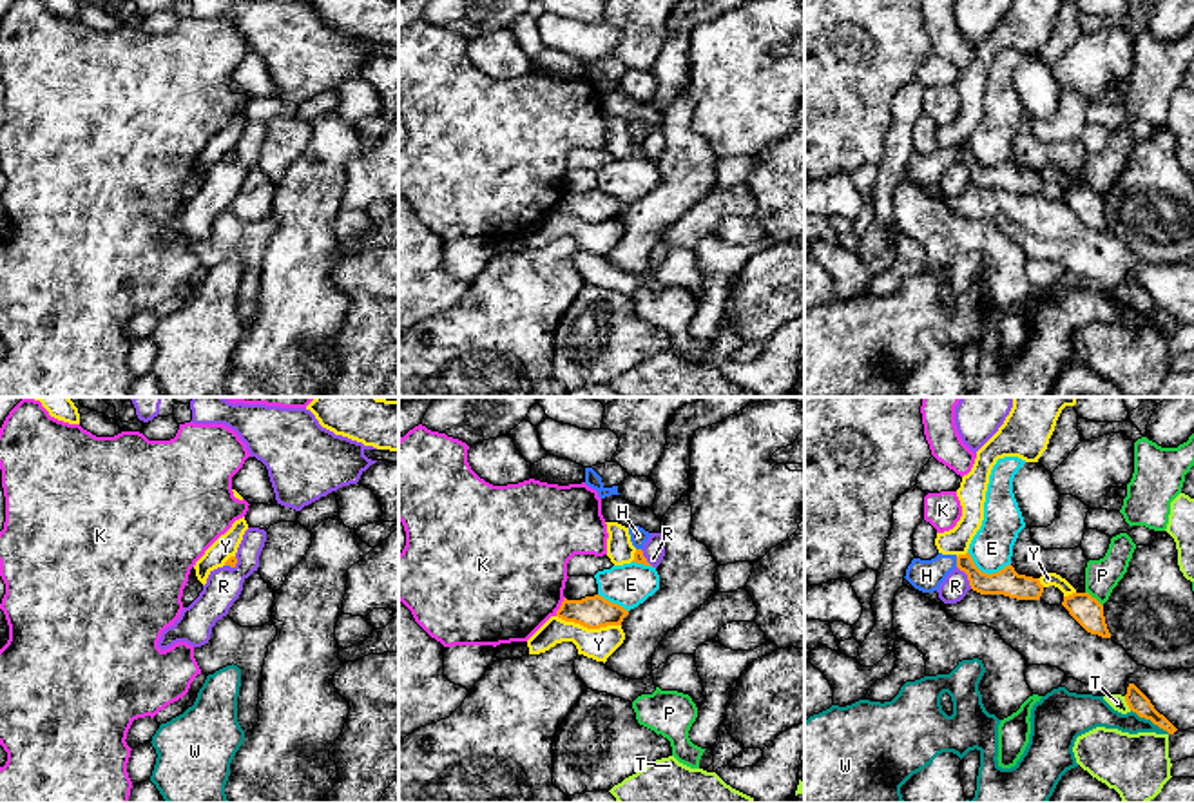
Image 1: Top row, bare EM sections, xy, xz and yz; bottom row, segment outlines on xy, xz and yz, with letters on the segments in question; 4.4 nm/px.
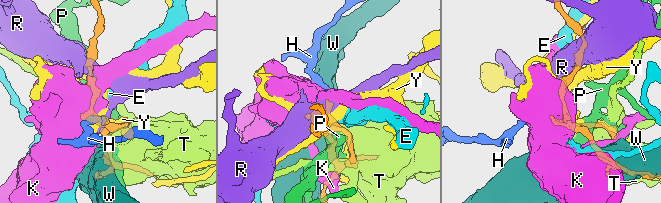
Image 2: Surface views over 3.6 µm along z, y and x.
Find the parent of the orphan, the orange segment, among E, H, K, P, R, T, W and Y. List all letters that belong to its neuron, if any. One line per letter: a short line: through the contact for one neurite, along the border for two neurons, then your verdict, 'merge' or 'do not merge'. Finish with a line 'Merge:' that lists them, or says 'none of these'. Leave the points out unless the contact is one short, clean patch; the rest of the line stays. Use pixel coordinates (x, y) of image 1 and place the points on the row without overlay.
E: do not merge
H: line yz (1008, 176), (982, 176), (957, 156), (946, 156), (926, 169); merge
K: line xz (564, 191), (555, 209); do not merge
P: line yz (1086, 185), (1102, 200); do not merge
R: do not merge
T: do not merge
W: do not merge
Y: do not merge
Merge: H

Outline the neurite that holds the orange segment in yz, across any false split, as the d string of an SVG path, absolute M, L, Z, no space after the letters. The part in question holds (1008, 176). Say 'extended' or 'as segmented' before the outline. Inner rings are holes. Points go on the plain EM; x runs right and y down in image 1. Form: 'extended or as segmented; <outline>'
extended; M969 147L942 149L931 154L913 152L906 163L906 174L922 187L939 185L946 170L958 161L968 169L969 179L980 189L1004 189L1016 194L1040 194L1044 179L1038 172L1018 169L1009 158L998 167L982 167Z

